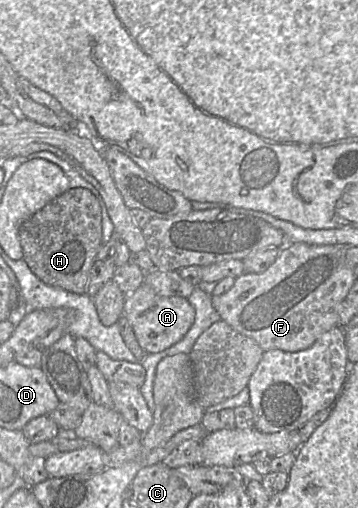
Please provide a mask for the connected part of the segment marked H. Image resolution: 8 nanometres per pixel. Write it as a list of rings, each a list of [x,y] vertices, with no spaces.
[[[70,188],[34,213],[19,228],[23,260],[45,284],[86,294],[88,275],[102,243],[102,213],[98,199],[86,188]]]

